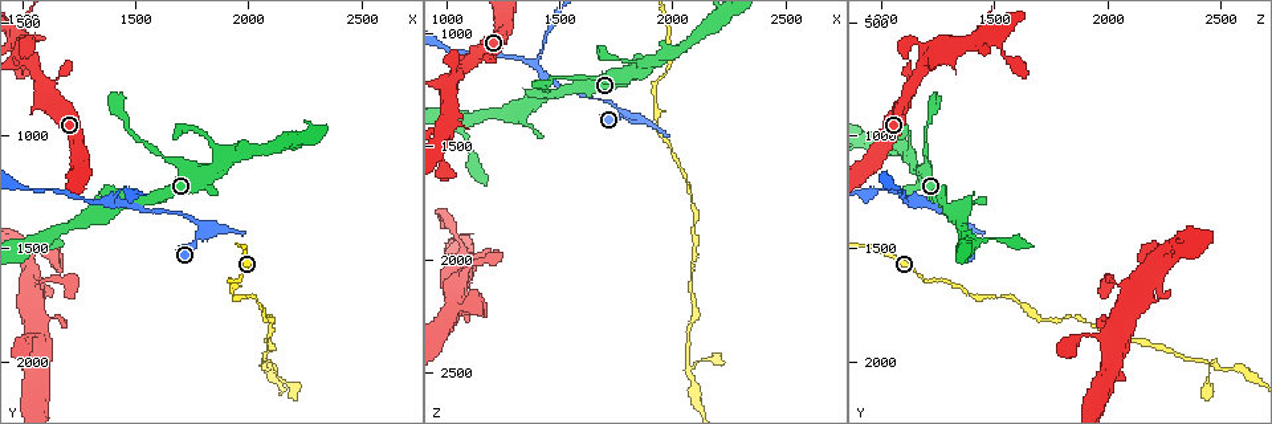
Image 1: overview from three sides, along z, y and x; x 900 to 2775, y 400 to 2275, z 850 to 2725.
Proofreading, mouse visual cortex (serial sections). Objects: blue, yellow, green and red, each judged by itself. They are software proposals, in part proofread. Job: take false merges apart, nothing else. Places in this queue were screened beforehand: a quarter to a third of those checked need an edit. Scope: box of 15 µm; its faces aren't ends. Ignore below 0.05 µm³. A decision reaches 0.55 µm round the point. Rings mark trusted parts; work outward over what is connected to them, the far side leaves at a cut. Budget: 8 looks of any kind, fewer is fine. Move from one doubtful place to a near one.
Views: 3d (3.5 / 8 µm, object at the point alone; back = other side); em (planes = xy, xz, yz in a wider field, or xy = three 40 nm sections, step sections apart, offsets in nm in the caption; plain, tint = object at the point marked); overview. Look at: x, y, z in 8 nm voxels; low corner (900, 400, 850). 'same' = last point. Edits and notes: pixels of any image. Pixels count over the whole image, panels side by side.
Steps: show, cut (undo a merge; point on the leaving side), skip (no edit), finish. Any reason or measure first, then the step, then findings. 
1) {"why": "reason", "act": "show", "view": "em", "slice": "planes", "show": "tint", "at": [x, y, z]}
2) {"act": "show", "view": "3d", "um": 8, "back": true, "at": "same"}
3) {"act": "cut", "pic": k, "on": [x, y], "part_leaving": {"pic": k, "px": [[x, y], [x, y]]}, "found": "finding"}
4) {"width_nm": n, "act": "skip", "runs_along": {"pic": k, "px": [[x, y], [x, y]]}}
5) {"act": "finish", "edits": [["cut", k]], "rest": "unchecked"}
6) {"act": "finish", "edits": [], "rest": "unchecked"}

{"why": "branch point", "act": "show", "view": "3d", "um": 8, "back": true, "at": [1800, 1430, 1360]}

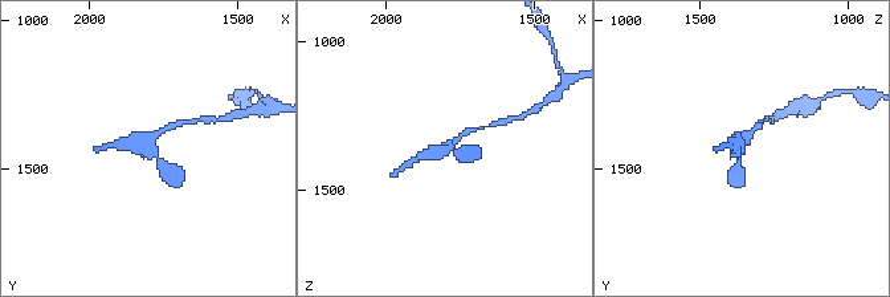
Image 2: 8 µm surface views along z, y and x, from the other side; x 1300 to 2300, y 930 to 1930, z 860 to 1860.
{"act": "show", "view": "3d", "um": 3.5, "back": true, "at": [1790, 1420, 1370]}

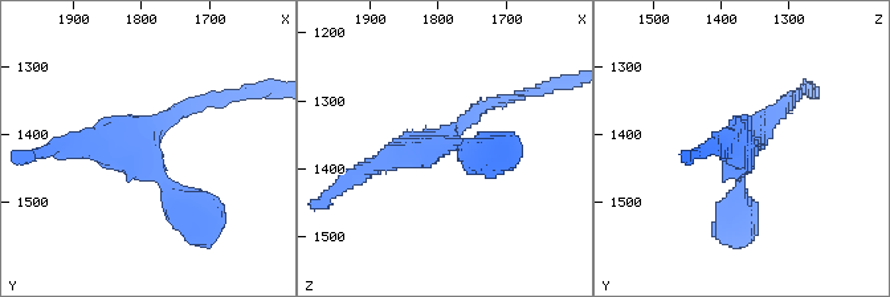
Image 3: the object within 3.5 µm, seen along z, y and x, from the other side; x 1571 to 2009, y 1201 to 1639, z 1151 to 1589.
{"why": "need the tissue", "act": "show", "view": "em", "slice": "xy", "step": 5, "show": "tint", "at": [1800, 1425, 1370]}

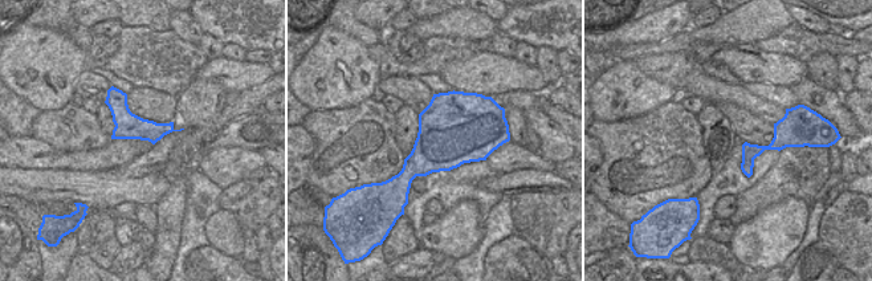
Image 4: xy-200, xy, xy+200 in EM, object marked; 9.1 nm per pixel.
{"width_nm": 650, "act": "skip", "runs_along": {"pic": 3, "px": [[737, 219], [746, 142], [787, 101]]}, "found": "one cell here"}

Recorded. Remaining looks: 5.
{"why": "arms part here", "act": "show", "view": "3d", "um": 8, "at": [1400, 1290, 1130]}

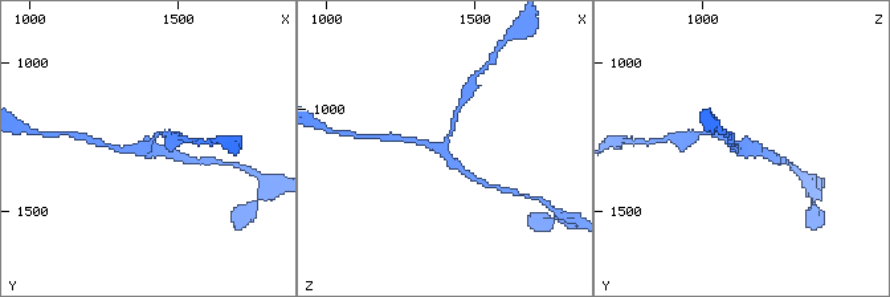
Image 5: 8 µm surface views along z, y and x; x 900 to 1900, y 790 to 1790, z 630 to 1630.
{"why": "closer look", "act": "show", "view": "3d", "um": 3.5, "at": [1390, 1300, 1130]}

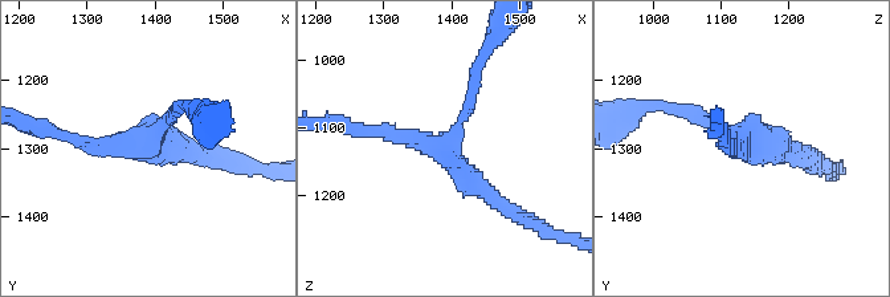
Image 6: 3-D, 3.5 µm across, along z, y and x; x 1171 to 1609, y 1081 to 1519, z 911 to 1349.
{"act": "show", "view": "em", "slice": "xy", "step": 2, "show": "tint", "at": [1390, 1290, 1130]}

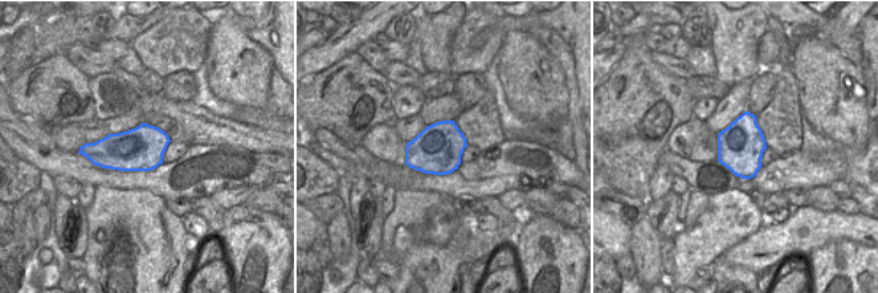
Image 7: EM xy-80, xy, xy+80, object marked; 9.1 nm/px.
{"arms": 3, "arm_widths_nm": [150, 200, 200], "act": "skip", "runs_along": {"pic": 6, "px": [[505, 207], [440, 146], [358, 129]]}, "found": "continuous, no second cell"}

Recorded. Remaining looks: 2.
{"act": "finish", "edits": [], "rest": "unchecked"}

